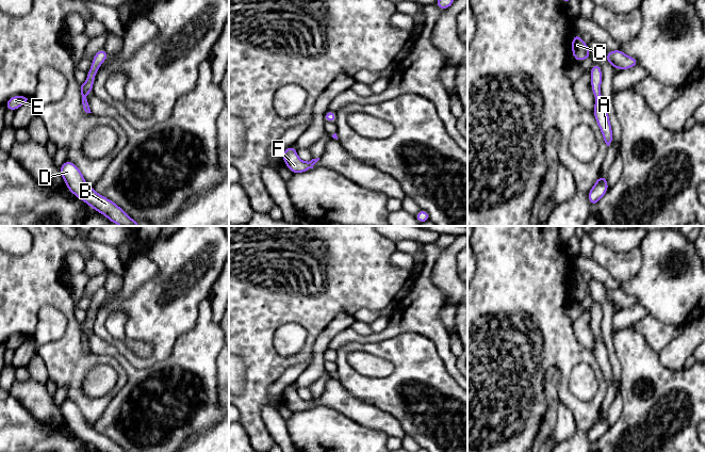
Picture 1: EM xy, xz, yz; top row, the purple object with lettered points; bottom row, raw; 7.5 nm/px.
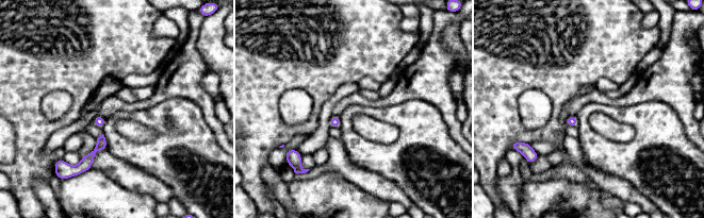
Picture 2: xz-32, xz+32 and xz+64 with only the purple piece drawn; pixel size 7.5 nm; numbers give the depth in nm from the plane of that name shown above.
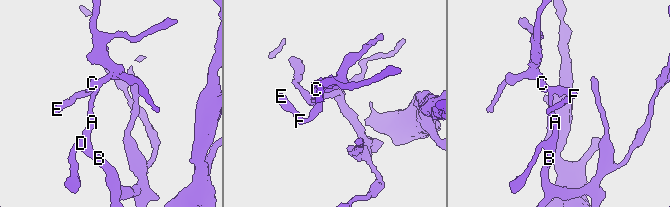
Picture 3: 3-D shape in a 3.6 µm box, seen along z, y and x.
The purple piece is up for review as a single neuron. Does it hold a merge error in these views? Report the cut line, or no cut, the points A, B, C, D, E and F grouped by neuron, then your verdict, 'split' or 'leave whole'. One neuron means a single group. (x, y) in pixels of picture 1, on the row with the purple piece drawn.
cut none; groups A B C D E F; leave whole

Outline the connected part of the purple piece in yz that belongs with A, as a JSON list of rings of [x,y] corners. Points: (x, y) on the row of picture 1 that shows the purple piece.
[[[593,63],[590,74],[591,74],[591,88],[595,97],[595,104],[592,113],[601,129],[605,143],[607,144],[607,146],[609,146],[612,141],[612,128],[610,125],[608,111],[602,98],[601,84],[603,80],[603,74],[601,66],[597,63]]]

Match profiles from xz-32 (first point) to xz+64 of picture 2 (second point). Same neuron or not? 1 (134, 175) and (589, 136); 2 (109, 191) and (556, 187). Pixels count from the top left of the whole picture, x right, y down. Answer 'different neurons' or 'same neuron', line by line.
1: different neurons
2: same neuron

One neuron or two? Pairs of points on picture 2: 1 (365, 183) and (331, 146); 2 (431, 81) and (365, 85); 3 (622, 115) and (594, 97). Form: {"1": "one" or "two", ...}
{"1": "one", "2": "two", "3": "two"}

